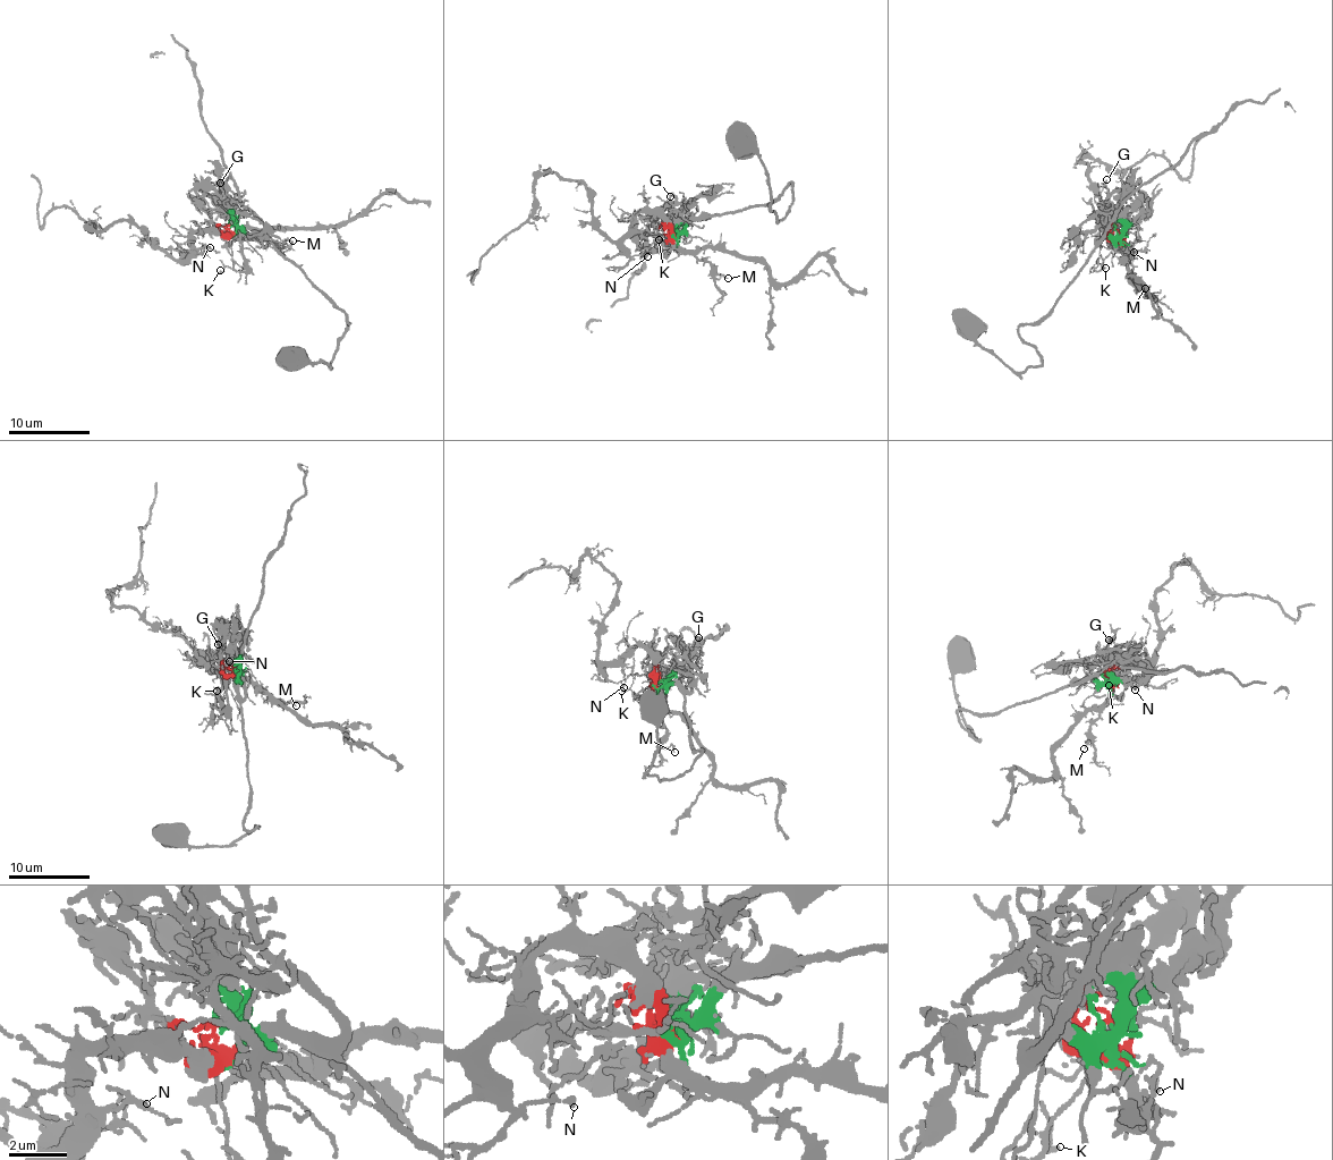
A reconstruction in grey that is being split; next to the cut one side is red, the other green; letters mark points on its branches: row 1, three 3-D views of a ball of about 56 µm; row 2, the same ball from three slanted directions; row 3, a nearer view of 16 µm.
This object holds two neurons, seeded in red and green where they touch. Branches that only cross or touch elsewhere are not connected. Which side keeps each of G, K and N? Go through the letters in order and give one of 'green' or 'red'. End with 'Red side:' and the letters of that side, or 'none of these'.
G: green
K: green
N: red
Red side: N

